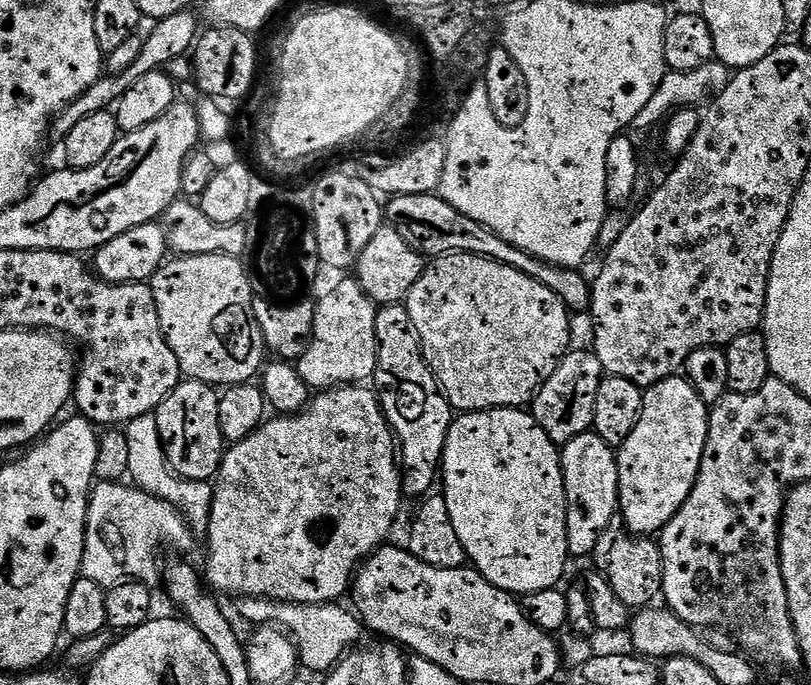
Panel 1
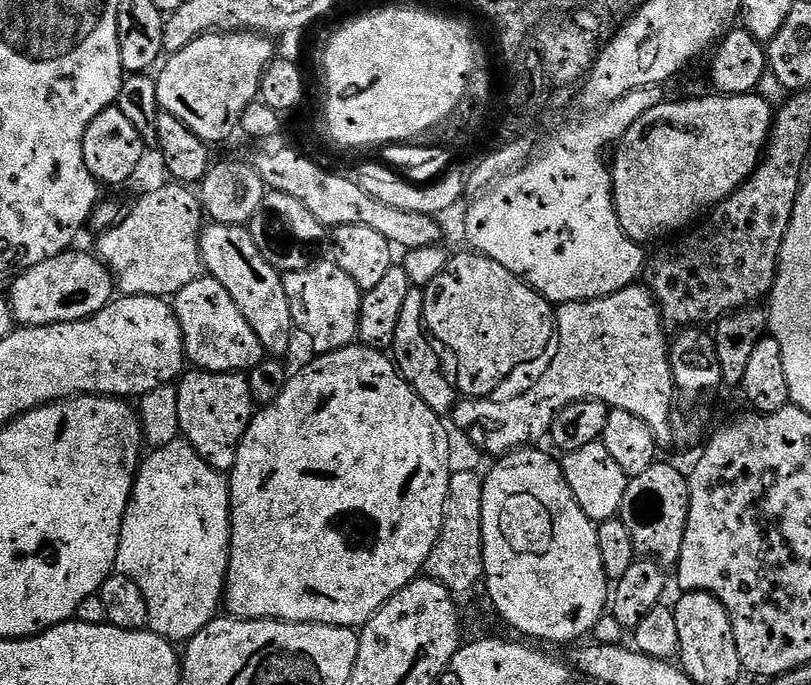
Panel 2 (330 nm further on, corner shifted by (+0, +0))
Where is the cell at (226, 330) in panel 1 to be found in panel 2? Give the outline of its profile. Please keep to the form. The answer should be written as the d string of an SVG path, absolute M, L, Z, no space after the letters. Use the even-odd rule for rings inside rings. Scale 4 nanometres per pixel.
M201 274L194 282L182 286L182 290L176 293L174 297L174 311L178 326L182 330L185 357L191 363L193 360L196 363L193 365L197 369L205 372L244 374L247 373L248 369L253 368L254 365L265 359L266 353L263 346L258 342L258 334L254 334L254 330L250 330L246 318L242 318L234 298L230 298L226 286L222 286L222 282L218 282L213 276Z

